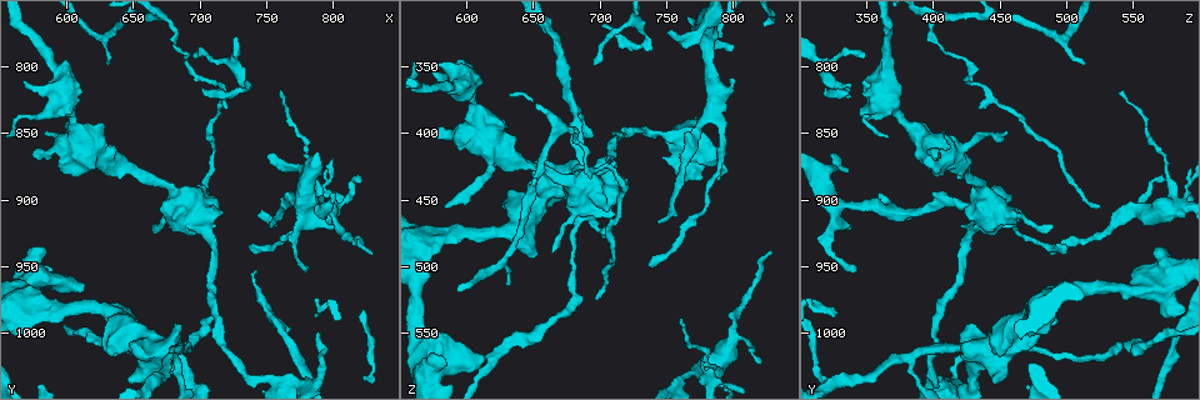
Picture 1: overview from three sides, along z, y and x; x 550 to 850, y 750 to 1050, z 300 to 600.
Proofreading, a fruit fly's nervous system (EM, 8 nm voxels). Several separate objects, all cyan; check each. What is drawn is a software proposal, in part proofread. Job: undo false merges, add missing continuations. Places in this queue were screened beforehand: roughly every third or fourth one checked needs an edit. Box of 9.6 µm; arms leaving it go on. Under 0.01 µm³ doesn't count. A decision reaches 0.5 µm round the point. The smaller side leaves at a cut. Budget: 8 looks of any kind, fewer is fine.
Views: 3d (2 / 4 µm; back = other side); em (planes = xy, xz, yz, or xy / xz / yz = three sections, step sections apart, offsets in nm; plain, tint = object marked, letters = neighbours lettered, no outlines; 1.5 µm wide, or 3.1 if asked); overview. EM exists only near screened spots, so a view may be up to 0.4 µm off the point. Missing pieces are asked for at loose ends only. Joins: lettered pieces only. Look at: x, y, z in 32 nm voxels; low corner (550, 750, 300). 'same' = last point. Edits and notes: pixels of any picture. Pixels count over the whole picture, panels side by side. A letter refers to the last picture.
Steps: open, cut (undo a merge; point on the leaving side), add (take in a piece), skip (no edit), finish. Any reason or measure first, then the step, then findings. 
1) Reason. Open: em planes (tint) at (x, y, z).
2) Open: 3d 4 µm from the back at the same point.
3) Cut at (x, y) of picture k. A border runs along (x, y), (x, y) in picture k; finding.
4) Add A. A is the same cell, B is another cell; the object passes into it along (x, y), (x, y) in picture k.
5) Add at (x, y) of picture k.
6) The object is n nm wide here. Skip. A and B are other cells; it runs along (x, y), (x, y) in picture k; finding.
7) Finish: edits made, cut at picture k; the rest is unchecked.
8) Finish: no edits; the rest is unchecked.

Open: 3d 2 µm at (738, 934, 500).

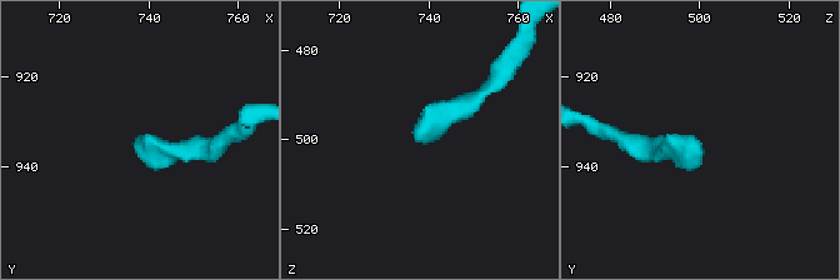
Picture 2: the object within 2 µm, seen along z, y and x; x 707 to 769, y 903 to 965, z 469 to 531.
Shape alone is not enough. Open: em planes (letters) at (737, 934, 498).

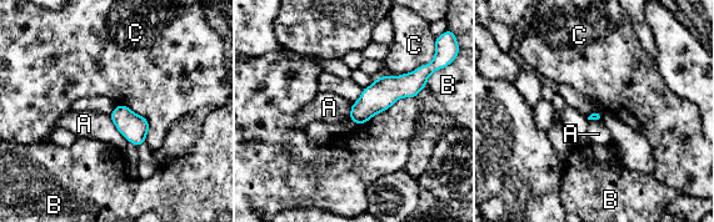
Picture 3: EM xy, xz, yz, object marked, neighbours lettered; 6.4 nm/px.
Skip. A, B and C are other cells; a border runs along (415, 96), (399, 97), (360, 125) in picture 3; no lettered piece goes on from it.

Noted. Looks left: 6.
End of a long branch. Open: em planes (letters) at (698, 906, 526).

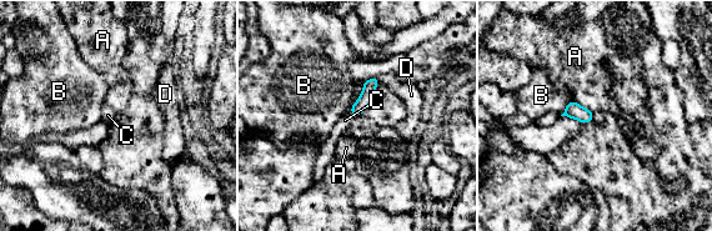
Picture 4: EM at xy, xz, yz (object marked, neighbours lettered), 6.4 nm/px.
Add C. C is the same cell, A, B and D are other cells; the neuron continues.

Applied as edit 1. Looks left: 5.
Redraw. Open: overview.

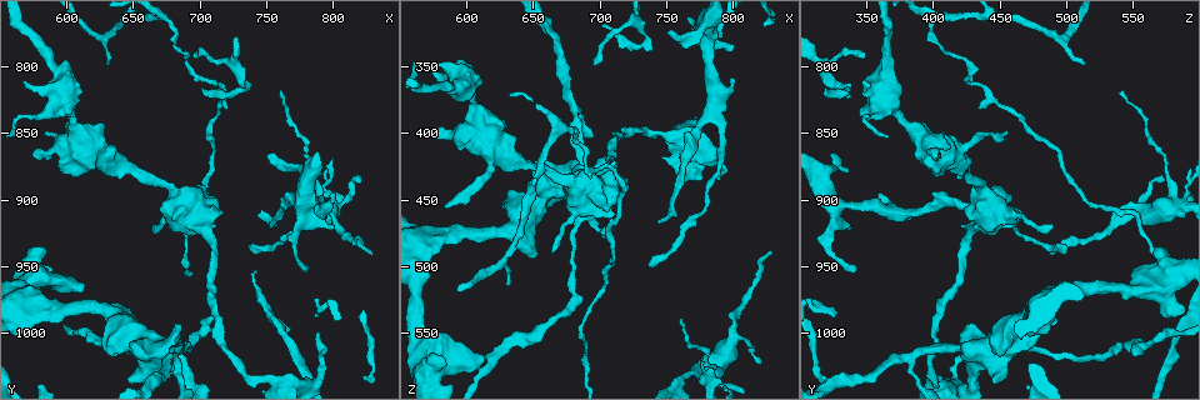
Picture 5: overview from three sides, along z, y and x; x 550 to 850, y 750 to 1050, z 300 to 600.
Free end. Open: em planes (tint) at (788, 988, 326).

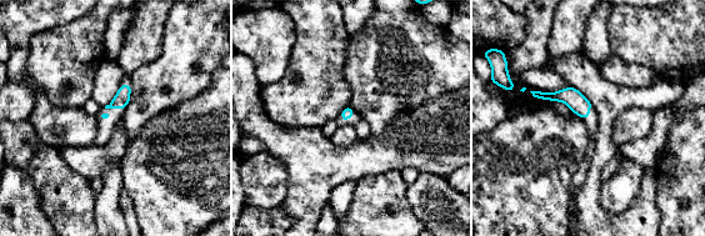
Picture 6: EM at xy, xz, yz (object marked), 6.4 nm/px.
Open: em planes (letters) at the same point.

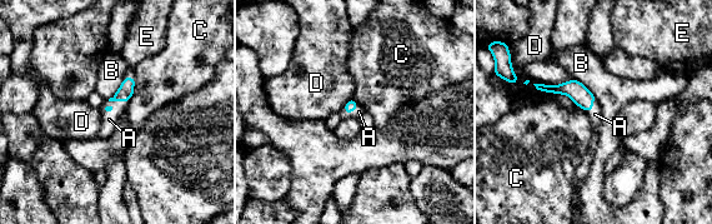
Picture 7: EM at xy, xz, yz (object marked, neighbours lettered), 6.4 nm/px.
Add A. A is the same cell, B, C, D and E are other cells; the object passes into it along (350, 105), (351, 112), (359, 112) in picture 7; it goes on there.

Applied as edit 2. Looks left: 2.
Tapers out. Open: em planes (letters) at (702, 818, 320).

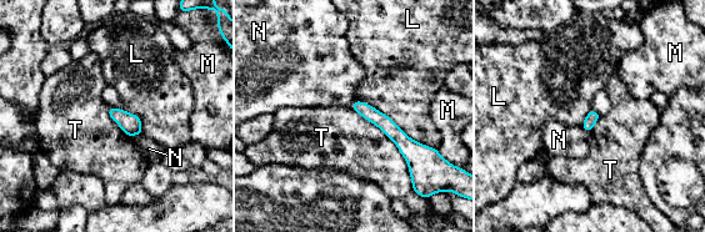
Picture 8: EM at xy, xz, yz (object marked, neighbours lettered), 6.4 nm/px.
The object is 80 nm wide here; the longest contact is with T, 600 nm. Skip. L, M, N and T are other cells; none of them fits.

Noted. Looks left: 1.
Finish: edits made, add at picture 4, add at picture 7; the rest is unchecked.

